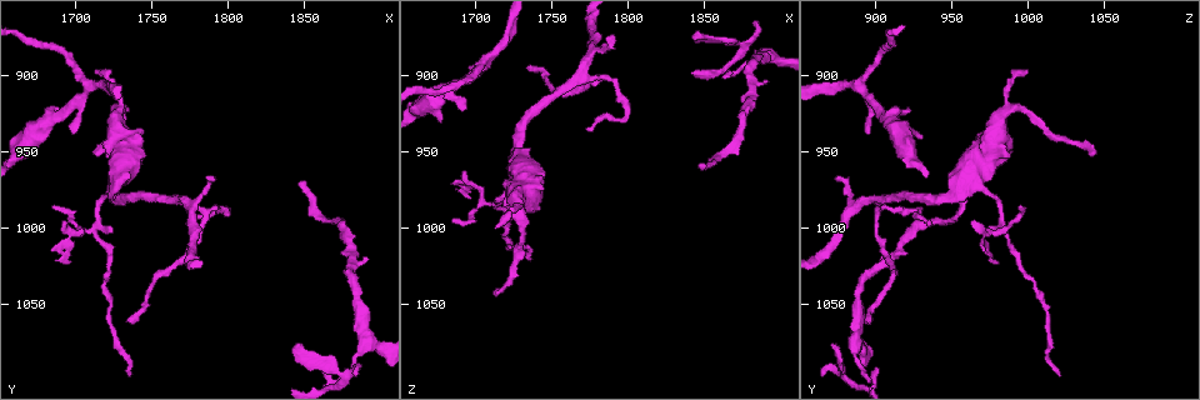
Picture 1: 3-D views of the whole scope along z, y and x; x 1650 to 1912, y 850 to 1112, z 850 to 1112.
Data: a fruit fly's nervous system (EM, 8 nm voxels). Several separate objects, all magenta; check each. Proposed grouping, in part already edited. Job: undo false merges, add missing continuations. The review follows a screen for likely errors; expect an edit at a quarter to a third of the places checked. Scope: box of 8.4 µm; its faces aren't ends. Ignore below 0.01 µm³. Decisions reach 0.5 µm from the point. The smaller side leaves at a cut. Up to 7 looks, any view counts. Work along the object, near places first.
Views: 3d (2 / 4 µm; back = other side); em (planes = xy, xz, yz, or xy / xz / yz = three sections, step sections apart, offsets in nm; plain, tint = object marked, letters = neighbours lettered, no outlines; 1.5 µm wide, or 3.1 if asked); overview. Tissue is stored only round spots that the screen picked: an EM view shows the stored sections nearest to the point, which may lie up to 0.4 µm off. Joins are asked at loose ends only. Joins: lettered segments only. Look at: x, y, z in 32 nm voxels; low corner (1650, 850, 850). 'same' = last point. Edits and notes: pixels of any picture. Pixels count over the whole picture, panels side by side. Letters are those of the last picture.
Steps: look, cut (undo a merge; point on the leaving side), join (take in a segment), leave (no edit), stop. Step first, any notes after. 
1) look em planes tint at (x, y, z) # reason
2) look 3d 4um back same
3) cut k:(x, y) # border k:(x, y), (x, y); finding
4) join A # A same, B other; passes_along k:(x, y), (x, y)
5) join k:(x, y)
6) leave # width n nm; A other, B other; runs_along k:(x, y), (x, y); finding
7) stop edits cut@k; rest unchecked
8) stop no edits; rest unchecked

look 3d 4um back at (1848, 970, 962) # tapers out

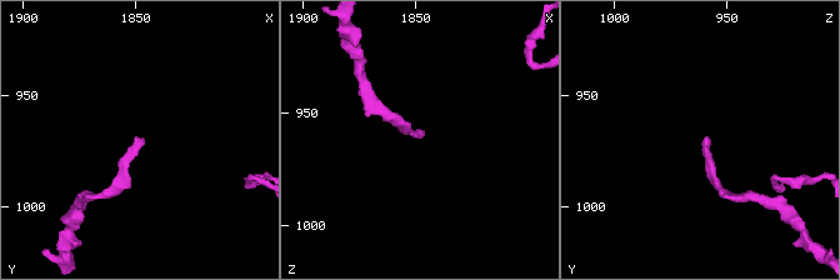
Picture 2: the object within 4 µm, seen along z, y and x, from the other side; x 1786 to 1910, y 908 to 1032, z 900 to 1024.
look em planes letters at (1851, 969, 960)

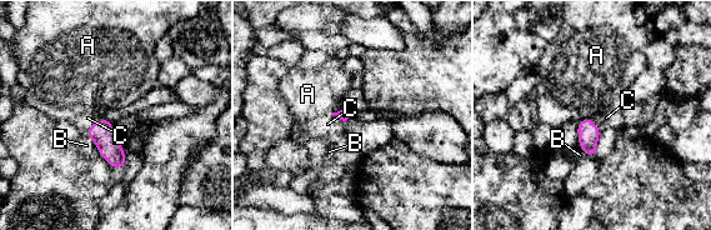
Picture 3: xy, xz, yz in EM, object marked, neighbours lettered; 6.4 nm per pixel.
join C # longest_contact B 160 nm; A other, B other, C same; it goes on there

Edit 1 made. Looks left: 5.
look 3d 2um at (1876, 1098, 878) # sharp bend

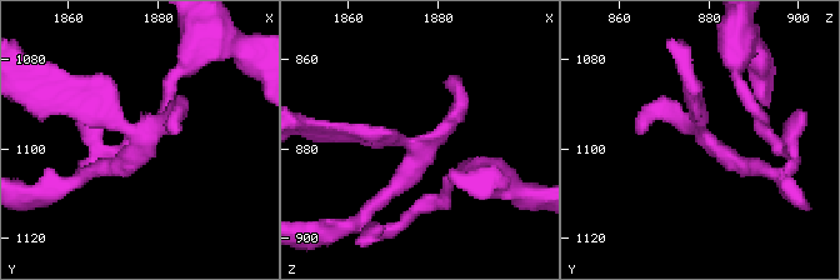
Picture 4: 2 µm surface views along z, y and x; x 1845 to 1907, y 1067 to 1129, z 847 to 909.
look em planes tint at (1874, 1097, 879) # now the EM

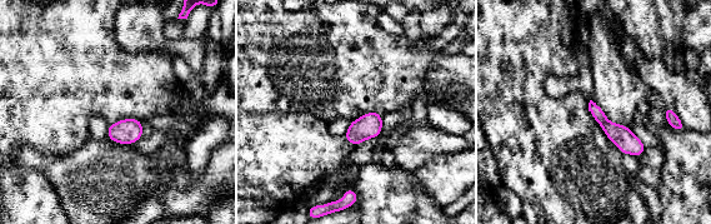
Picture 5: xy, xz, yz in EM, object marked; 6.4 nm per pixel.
look em planes letters same

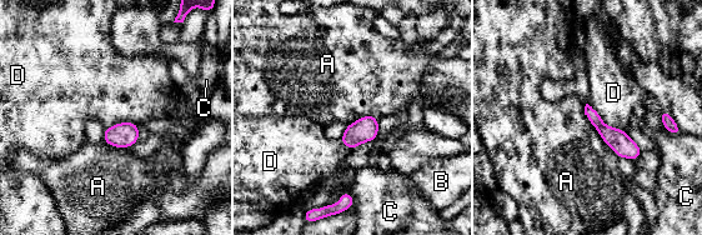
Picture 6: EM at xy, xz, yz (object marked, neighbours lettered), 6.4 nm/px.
leave # A other, B other, C other, D other; runs_along 6:(587, 109), (610, 135), (635, 155); one neuron here

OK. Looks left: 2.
look em planes tint at (1724, 972, 954) # side arm on a straight run

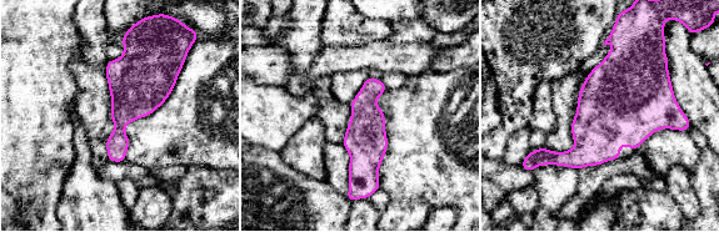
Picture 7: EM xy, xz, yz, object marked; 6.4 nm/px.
look em planes letters same

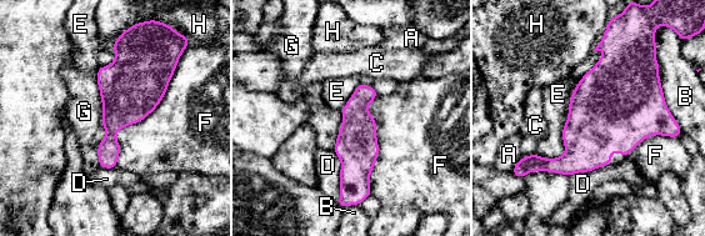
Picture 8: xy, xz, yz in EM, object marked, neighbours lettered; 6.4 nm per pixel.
leave # A other, B other, C other, D other, E other, F other, G other, H other; all the same neuron

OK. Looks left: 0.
stop edits join@3; rest unchecked

